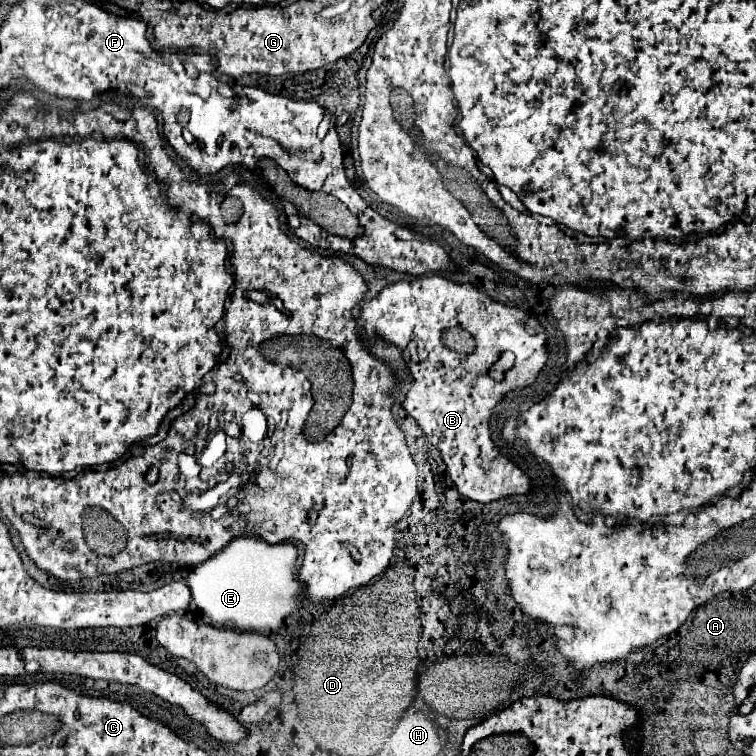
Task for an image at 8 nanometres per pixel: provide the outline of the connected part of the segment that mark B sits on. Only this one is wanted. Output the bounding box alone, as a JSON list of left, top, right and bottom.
[359,275,547,503]

